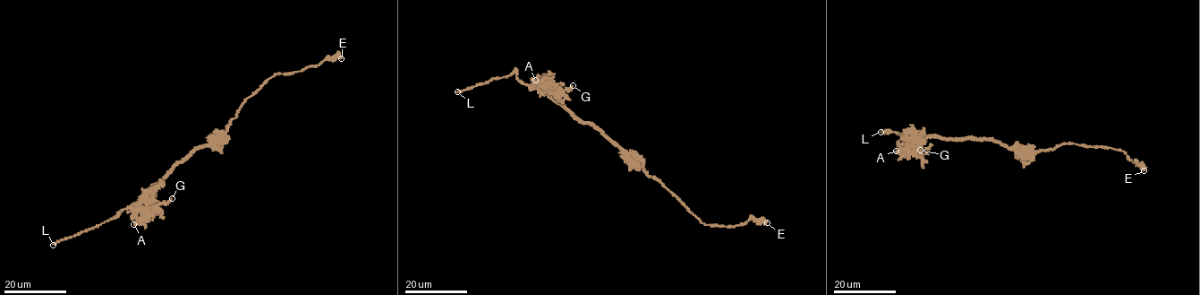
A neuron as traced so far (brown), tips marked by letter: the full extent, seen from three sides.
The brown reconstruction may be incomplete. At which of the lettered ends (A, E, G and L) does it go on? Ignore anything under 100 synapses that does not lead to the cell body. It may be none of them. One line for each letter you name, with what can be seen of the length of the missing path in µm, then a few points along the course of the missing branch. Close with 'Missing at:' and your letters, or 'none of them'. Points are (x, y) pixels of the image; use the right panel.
L: missing 40 µm; course (880, 132), (880, 125), (900, 102), (913, 99), (921, 103)
Missing at: L

